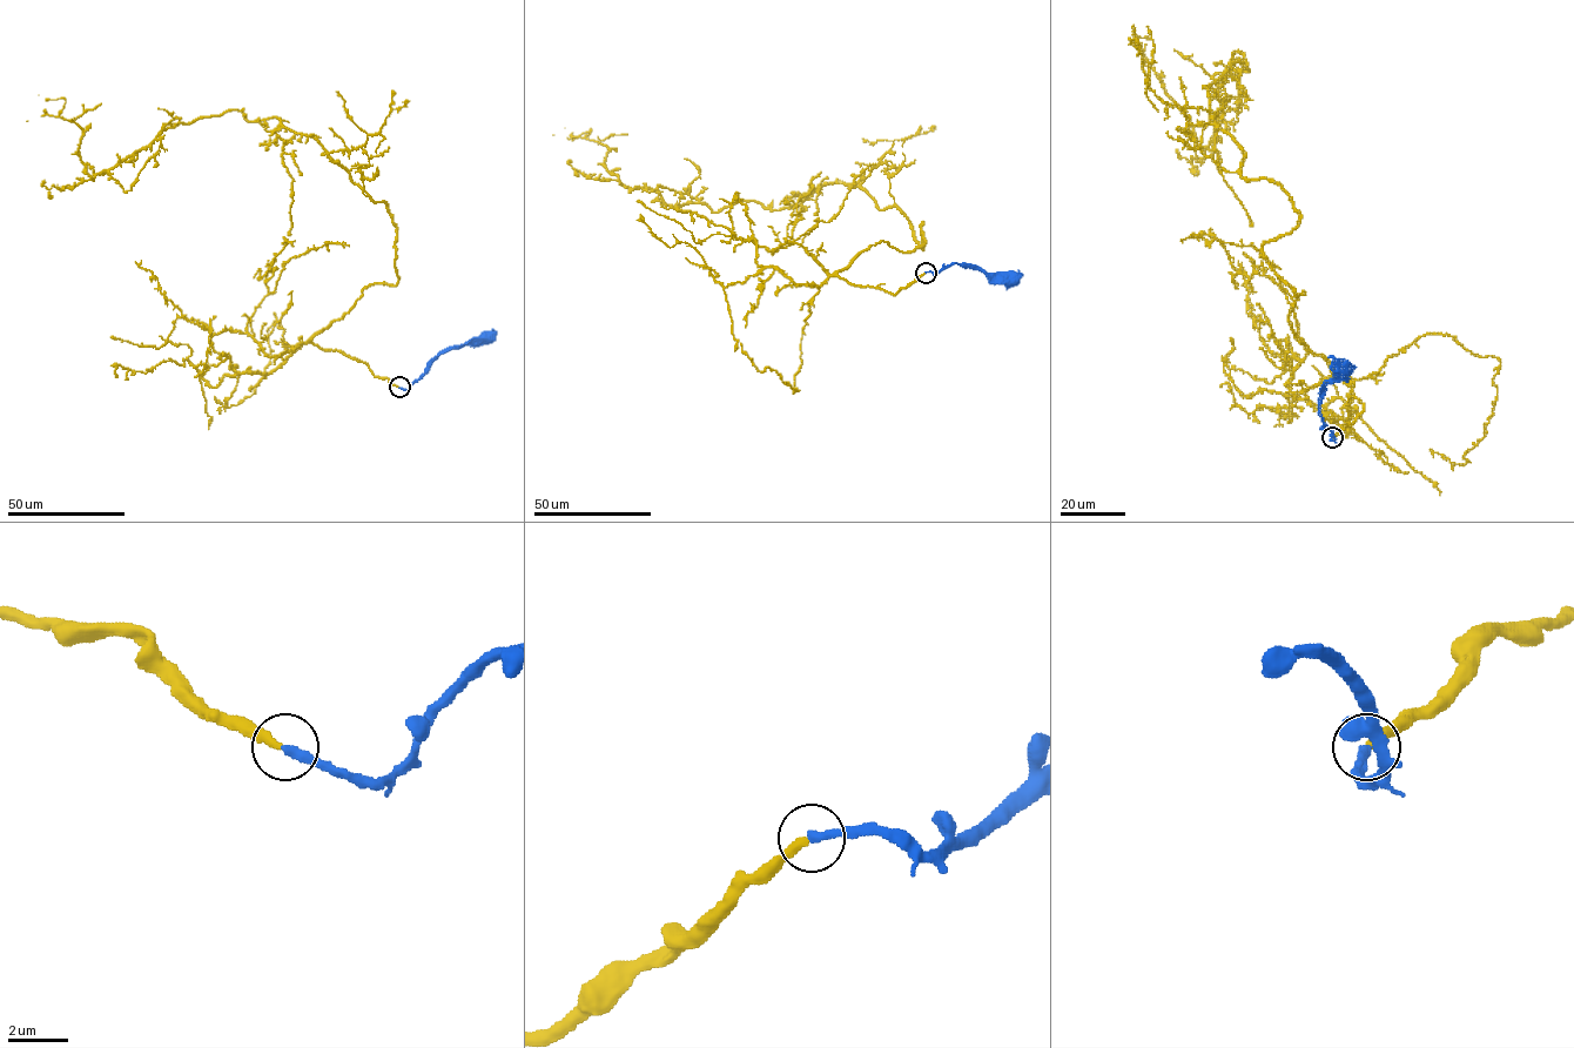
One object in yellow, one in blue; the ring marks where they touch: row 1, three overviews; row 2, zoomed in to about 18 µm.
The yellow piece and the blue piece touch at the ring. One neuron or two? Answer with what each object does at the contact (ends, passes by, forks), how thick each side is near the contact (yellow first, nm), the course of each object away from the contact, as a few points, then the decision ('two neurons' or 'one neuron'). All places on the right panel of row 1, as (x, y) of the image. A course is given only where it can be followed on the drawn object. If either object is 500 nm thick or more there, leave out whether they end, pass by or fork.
yellow ends there; blue ends there; 320 nm thick on the yellow side, 320 nm on the other; yellow runs (1332, 437), (1363, 405), (1262, 254), (1299, 214), (1210, 114), (1245, 56), (1201, 146), (1131, 32); blue runs (1332, 437), (1333, 432), (1324, 424), (1319, 403), (1323, 387), (1339, 367); one neuron

